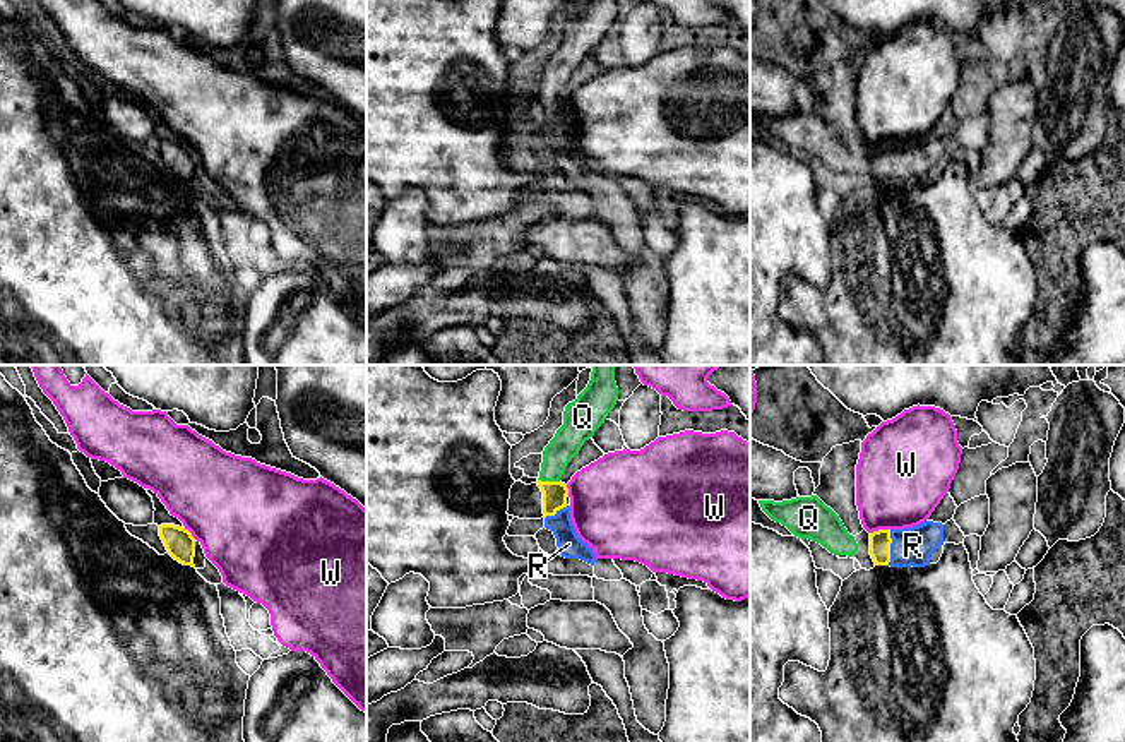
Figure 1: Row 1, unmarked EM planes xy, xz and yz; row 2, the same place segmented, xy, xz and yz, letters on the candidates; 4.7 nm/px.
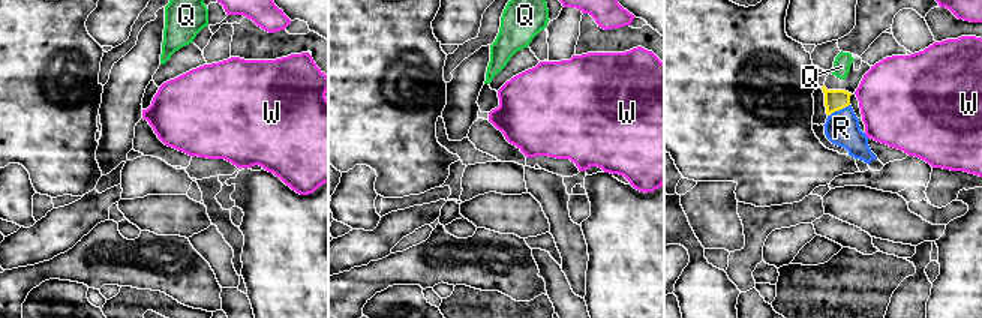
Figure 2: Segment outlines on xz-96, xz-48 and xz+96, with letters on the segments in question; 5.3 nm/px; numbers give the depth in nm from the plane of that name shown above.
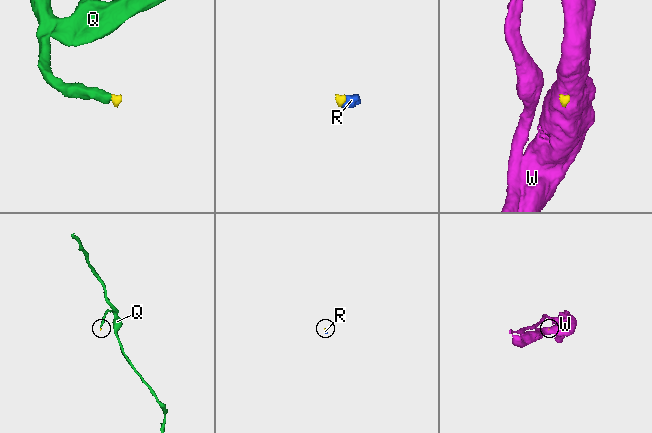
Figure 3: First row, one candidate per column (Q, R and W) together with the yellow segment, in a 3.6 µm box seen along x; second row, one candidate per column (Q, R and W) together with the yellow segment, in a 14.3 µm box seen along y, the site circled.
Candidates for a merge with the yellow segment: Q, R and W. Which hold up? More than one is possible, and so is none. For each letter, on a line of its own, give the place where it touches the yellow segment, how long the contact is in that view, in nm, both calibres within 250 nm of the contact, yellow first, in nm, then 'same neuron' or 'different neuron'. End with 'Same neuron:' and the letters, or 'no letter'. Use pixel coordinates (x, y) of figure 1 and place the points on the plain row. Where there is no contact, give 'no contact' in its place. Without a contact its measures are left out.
Q: meets yellow in xz at (548, 98); contact 110 nm long; 110 nm thick on the yellow side, 140 nm on the other; same neuron
R: meets yellow in yz at (889, 163); contact 170 nm long; 100 nm thick on the yellow side, 180 nm on the other; same neuron
W: meets yellow in yz at (879, 146); contact 100 nm long; 100 nm thick on the yellow side, 420 nm on the other; different neuron
Same neuron: Q, R

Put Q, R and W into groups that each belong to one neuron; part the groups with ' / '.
Q R / W

